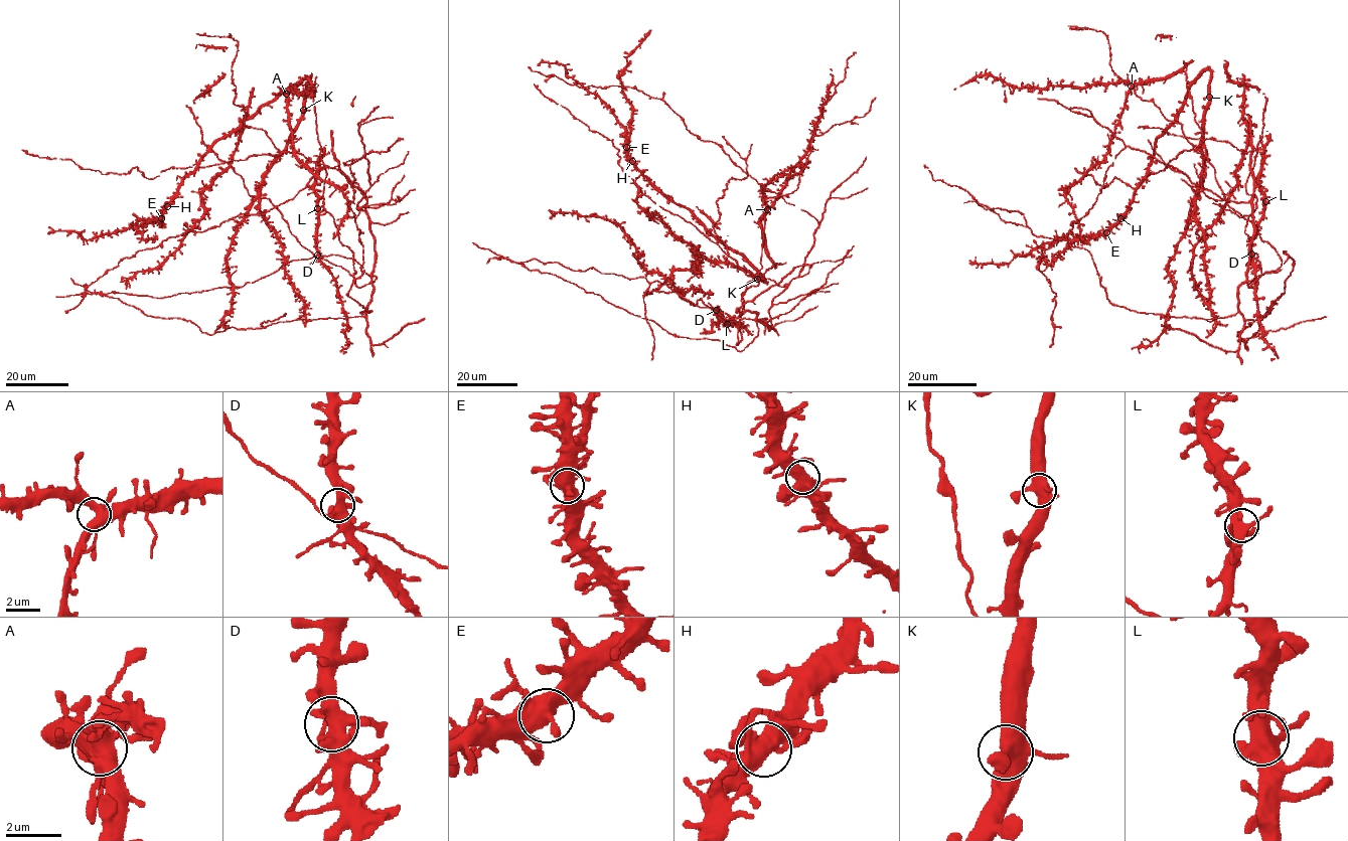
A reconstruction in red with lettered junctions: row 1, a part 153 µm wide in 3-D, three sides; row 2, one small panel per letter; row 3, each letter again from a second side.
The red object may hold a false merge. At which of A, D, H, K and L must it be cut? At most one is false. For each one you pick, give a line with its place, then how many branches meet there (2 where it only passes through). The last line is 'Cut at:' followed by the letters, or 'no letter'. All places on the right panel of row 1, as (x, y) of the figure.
Cut at: no letter

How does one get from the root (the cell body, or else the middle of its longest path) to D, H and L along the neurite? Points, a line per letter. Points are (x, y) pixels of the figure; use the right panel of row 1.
D: (1250, 242), (1247, 275), (1249, 287), (1261, 273), (1260, 263), (1251, 254)
H: (1250, 242), (1249, 202), (1200, 184), (1207, 151), (1193, 150), (1210, 69), (1161, 134), (1120, 217)
L: (1250, 242), (1247, 275), (1249, 287), (1261, 273), (1260, 263), (1252, 255), (1251, 238), (1265, 201)

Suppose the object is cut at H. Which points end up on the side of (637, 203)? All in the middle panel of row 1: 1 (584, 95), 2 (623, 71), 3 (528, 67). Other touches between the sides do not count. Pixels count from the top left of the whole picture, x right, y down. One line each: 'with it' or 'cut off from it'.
1: cut off from it
2: cut off from it
3: with it

